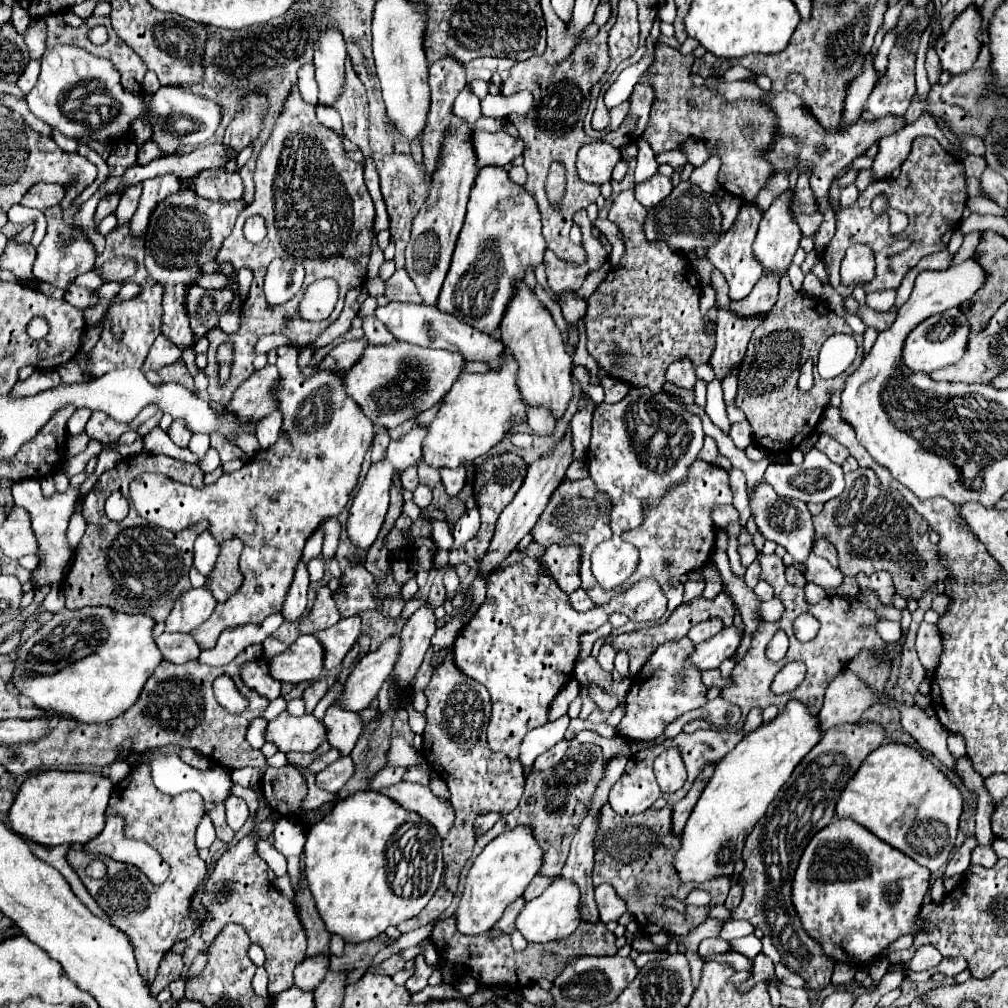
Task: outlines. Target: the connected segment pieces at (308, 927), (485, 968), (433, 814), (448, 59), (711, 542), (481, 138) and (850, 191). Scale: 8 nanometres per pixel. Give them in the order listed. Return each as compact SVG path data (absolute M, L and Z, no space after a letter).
M303 890L295 894L295 902L299 904L301 910L301 922L307 934L307 956L325 952L329 954L329 932L325 930L325 924L313 904L311 892Z
M449 916L449 918L441 920L435 926L431 938L433 938L433 942L437 942L439 962L435 966L431 966L431 964L425 962L423 956L415 958L415 964L413 964L415 966L415 974L405 982L407 990L411 990L411 992L421 992L423 984L427 984L427 978L435 970L449 970L449 972L453 972L455 978L471 976L479 984L483 984L487 988L505 986L507 990L523 990L525 986L535 984L541 978L553 982L563 972L563 968L567 966L567 960L571 960L571 958L599 956L599 946L615 946L615 934L609 932L601 920L599 922L585 922L583 920L581 926L565 940L527 942L525 950L521 950L521 952L513 950L509 934L493 936L493 930L487 930L485 934L479 934L479 936L459 934L455 916Z
M399 782L391 788L383 788L381 794L387 794L389 798L397 800L403 808L415 810L419 816L423 816L427 822L431 822L441 838L449 834L455 820L455 810L449 800L443 800L435 796L429 786L419 786L413 782Z
M445 56L437 60L429 68L429 82L431 82L431 134L427 134L427 142L423 142L423 156L425 156L425 170L427 178L437 166L437 156L441 148L443 134L451 124L453 100L467 84L465 80L465 64L457 62L453 56Z
M695 460L695 466L691 466L687 482L671 490L671 494L667 494L667 498L663 498L663 502L655 510L649 510L639 530L631 530L623 536L625 542L631 542L639 548L639 558L641 558L637 572L634 572L630 578L631 583L645 576L653 576L653 580L659 582L663 594L669 600L669 608L663 617L657 620L657 625L666 622L671 612L683 602L683 584L679 582L679 578L709 564L715 546L715 524L711 512L715 506L731 502L733 502L733 492L729 488L727 472L715 464Z
M473 130L473 146L477 154L477 168L481 166L507 166L517 156L523 156L525 142L507 132L481 132Z
M854 183L840 189L840 203L843 207L852 205L859 196L859 191L857 190Z

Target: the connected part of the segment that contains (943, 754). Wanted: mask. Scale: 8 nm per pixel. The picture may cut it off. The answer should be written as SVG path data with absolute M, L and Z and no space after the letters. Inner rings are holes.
M899 708L901 710L901 724L903 728L919 742L921 748L931 750L947 768L953 770L953 756L947 750L947 730L941 726L937 716L925 716L921 708Z

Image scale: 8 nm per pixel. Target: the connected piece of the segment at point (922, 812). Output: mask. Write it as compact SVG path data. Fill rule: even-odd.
M881 744L871 752L847 790L839 796L837 818L851 818L877 834L883 842L901 850L917 864L937 872L947 864L955 846L959 818L965 810L961 790L933 766L927 756L907 744Z

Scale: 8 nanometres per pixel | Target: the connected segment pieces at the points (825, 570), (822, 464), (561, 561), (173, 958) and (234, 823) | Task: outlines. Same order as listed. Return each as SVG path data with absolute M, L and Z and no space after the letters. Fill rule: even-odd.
M811 554L811 558L807 558L805 562L805 568L807 568L805 578L809 582L823 586L825 590L835 590L841 586L841 570L833 568L825 558Z
M811 448L807 454L805 454L805 460L801 466L795 466L795 464L777 464L777 462L771 462L765 470L765 476L763 476L771 486L773 490L779 494L779 496L785 496L785 498L797 498L797 500L803 500L803 502L829 502L831 498L839 496L845 488L845 480L843 480L843 470L839 464L831 462L823 452Z
M551 544L545 554L543 554L543 564L549 574L563 586L567 594L577 590L581 586L579 578L579 566L581 566L581 546L571 544L571 546L561 546L561 544Z
M167 952L163 956L157 976L151 984L151 992L157 996L165 986L169 986L173 980L177 980L181 976L181 970L183 970L183 956L177 952Z
M231 796L227 800L227 806L225 808L227 808L227 824L233 830L239 830L247 822L247 818L249 818L249 808L247 808L245 800L241 800L237 796Z

